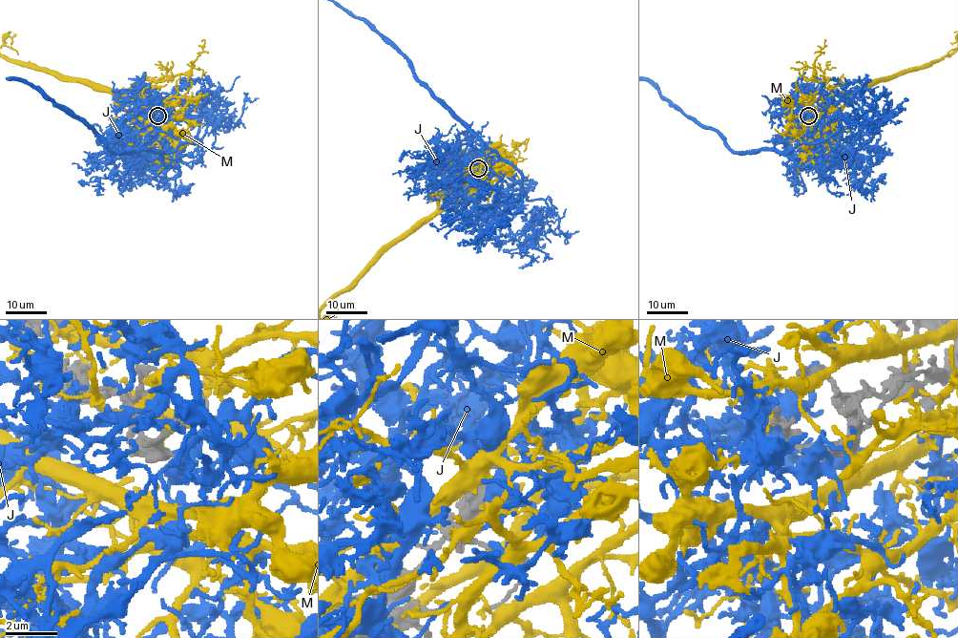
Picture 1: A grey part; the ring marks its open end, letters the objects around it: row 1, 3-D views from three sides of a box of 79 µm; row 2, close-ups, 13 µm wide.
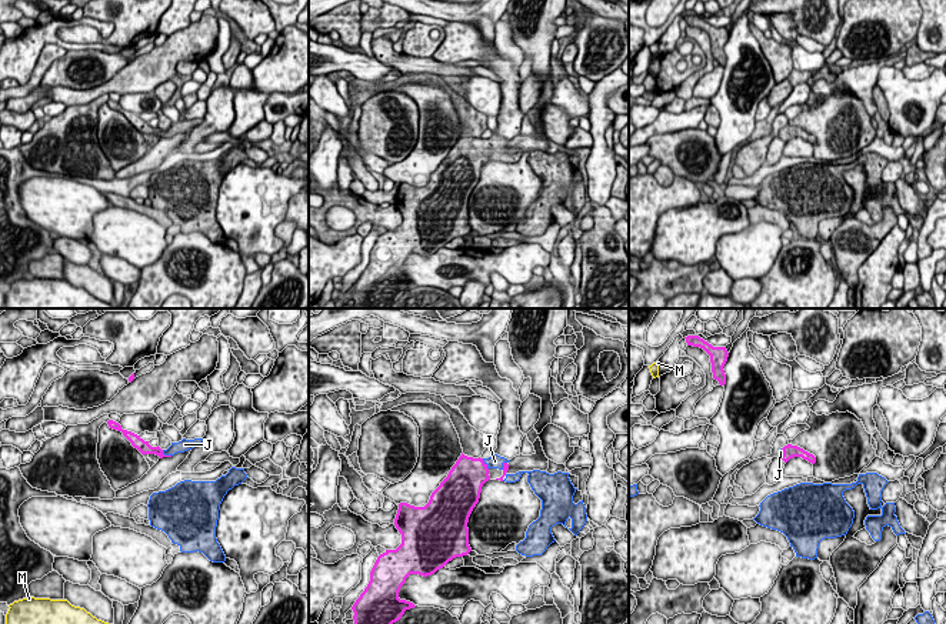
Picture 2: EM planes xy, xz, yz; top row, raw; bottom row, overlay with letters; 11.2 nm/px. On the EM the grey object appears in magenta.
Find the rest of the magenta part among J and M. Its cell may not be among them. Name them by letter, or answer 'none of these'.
J

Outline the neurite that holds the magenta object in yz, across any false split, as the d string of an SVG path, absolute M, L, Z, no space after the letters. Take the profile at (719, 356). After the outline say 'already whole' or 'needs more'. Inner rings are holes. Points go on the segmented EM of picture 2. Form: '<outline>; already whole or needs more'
M687 336L684 338L687 346L700 347L710 356L713 378L717 380L720 386L725 386L726 374L723 367L729 357L726 347L713 347L699 336Z; already whole

